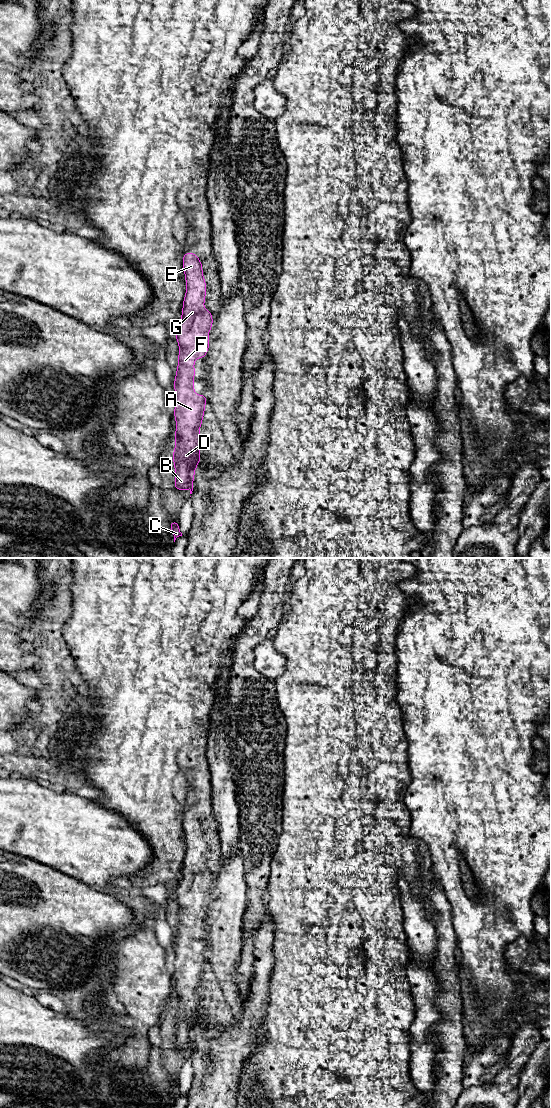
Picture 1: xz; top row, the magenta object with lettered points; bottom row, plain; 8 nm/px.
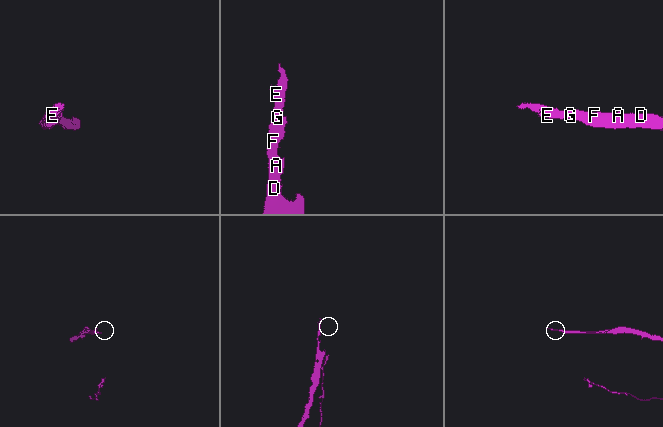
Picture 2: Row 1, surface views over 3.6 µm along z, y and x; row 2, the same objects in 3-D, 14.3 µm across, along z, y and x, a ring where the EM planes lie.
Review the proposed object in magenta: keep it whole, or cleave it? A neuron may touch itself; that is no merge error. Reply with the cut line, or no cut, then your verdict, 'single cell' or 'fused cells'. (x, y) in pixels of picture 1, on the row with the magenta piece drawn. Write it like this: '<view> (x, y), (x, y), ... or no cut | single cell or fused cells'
no cut | single cell

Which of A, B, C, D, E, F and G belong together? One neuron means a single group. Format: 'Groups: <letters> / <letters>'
Groups: A B C D E F G

